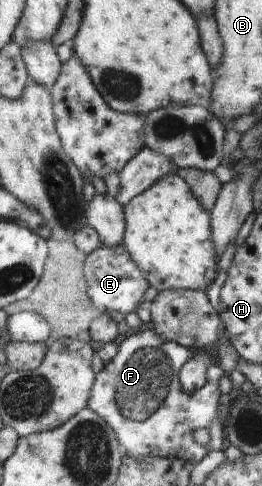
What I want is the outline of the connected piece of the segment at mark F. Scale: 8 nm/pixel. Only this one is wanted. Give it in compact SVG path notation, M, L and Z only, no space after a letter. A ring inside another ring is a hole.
M146 329L124 337L113 360L96 374L87 408L113 428L126 456L133 460L143 460L147 456L175 456L196 465L210 450L225 450L219 380L227 372L218 363L209 364L205 372L205 386L186 393L181 388L179 370L193 355L192 349L165 341L155 330ZM200 428L209 431L211 440L208 446L195 441L193 434Z

